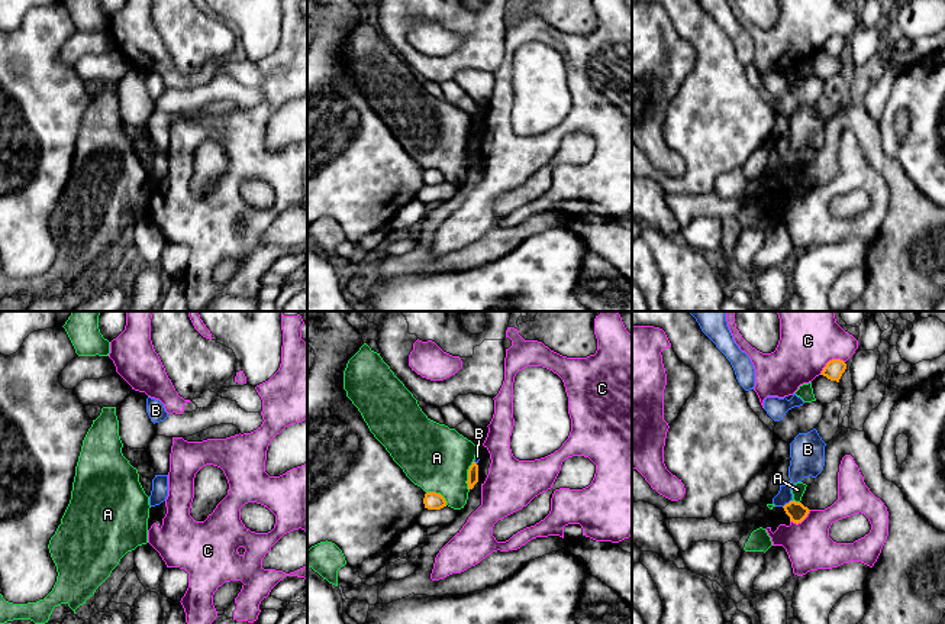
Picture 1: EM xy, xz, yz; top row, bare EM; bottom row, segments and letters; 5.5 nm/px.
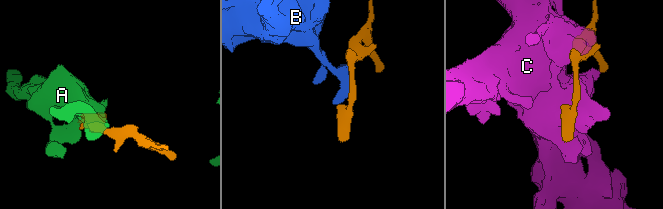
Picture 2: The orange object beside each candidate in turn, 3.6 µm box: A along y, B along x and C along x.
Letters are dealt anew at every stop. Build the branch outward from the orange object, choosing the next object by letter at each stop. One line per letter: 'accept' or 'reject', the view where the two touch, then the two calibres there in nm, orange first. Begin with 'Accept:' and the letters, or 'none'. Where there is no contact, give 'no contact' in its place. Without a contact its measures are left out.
Accept: none
A: reject | xz | 60/360 nm
B: reject | yz | 100/160 nm
C: reject | yz | 110/300 nm

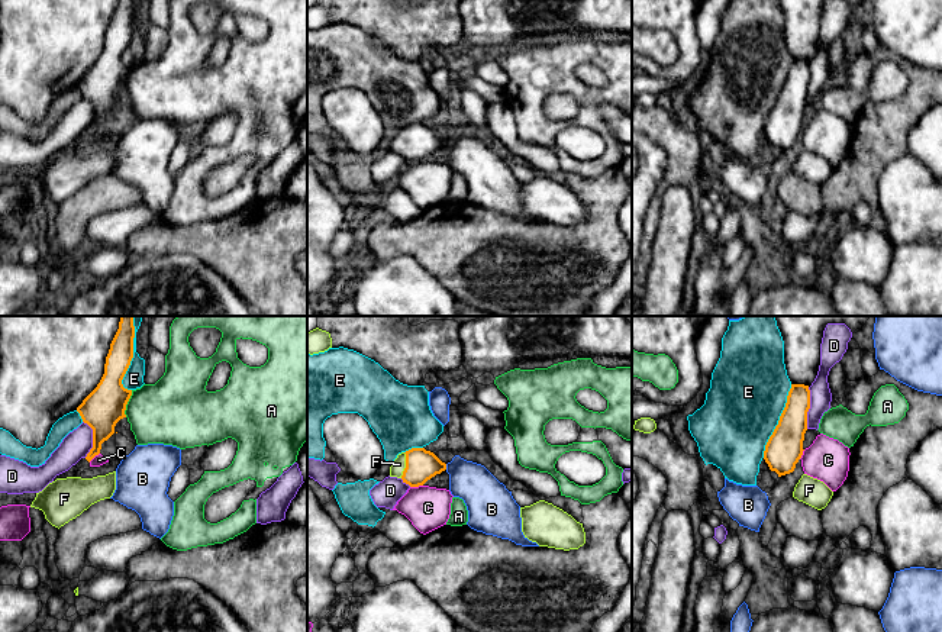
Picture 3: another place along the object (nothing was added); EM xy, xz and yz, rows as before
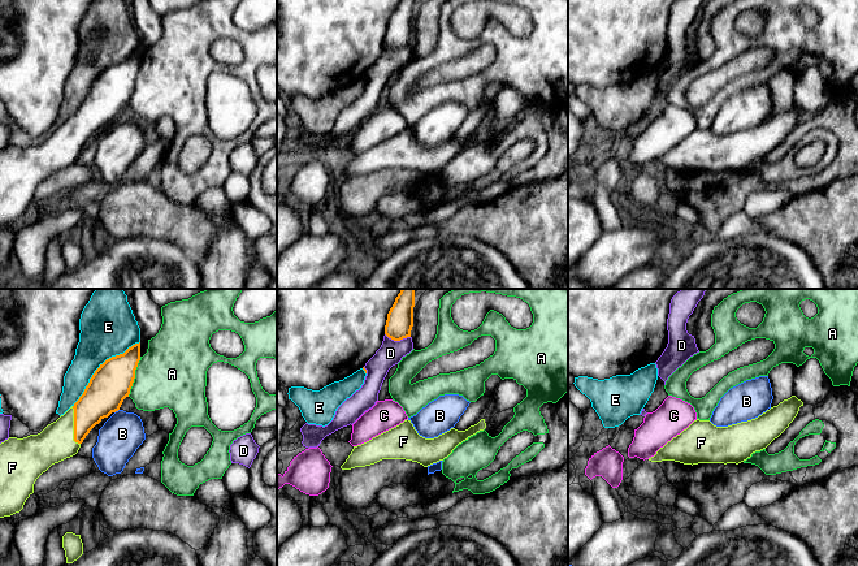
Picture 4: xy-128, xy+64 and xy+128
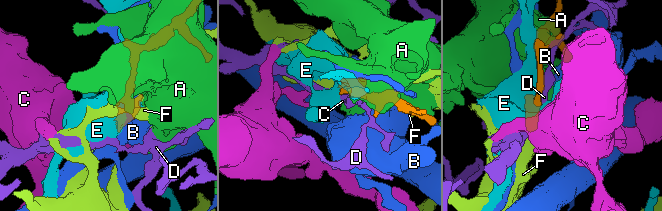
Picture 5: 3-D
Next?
Accept: F
A: reject | xy | 220/360 nm
B: reject | xz | 180/220 nm
C: reject | xz | 180/240 nm
D: reject | yz | 190/120 nm
E: reject | yz | 200/440 nm
F: accept | xz | 180/80 nm

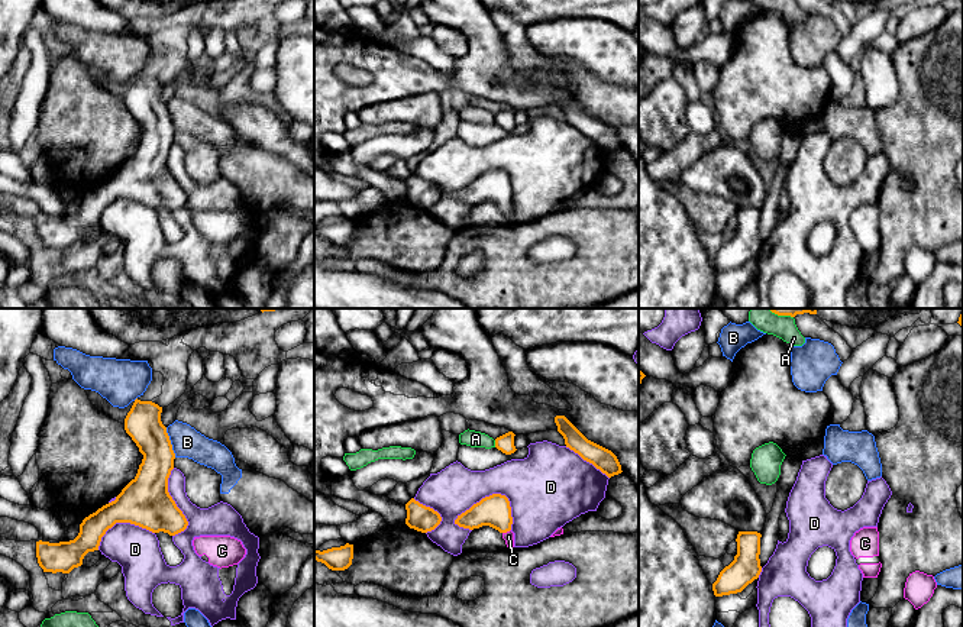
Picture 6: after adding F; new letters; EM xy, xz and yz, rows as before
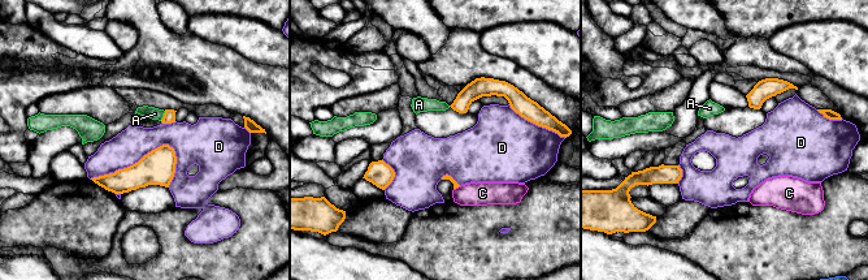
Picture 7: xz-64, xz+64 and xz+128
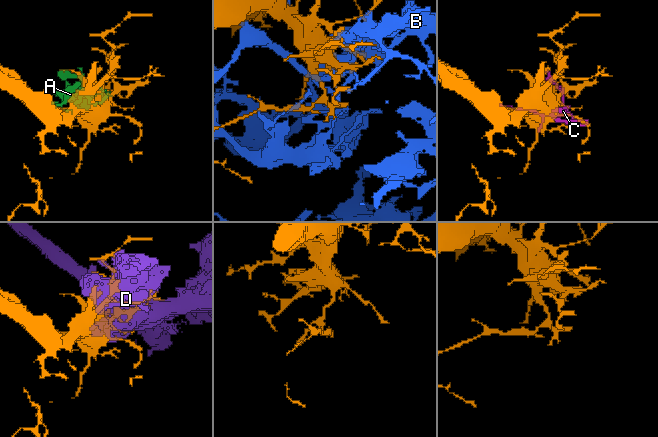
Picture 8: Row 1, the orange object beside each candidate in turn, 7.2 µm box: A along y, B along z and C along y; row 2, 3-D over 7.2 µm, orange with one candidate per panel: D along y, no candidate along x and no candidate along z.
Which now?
Accept: C
A: reject | xz | 100/100 nm
B: reject | xy | 200/170 nm
C: accept | xz | 170/60 nm
D: reject | xz | 170/260 nm

